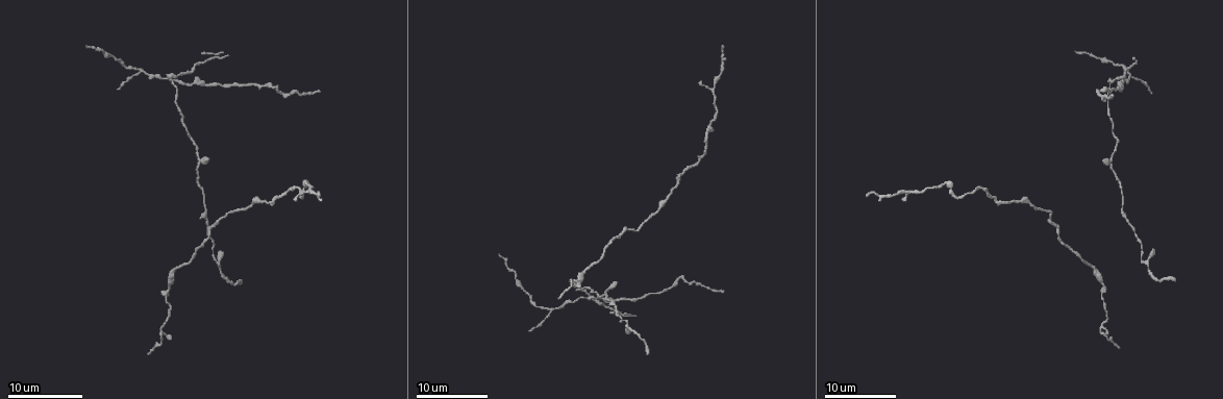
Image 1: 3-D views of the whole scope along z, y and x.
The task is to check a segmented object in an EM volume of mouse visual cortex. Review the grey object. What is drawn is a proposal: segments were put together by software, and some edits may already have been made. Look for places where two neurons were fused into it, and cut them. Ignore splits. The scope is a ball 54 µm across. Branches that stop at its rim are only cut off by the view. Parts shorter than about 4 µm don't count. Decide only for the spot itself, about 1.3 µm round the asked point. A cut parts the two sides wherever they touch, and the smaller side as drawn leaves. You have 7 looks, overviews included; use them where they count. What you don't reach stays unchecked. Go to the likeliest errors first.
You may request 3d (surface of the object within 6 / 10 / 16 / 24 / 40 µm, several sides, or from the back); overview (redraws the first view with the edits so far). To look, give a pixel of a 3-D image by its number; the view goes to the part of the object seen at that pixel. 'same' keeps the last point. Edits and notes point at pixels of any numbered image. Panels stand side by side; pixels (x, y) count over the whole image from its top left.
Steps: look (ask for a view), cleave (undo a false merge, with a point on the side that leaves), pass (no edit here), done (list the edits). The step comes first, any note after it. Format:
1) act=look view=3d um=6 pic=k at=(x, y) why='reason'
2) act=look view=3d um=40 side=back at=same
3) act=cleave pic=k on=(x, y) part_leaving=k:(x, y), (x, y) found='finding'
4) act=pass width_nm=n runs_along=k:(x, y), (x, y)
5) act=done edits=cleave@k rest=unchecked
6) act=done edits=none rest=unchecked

act=look view=3d um=6 pic=1 at=(713, 91) why='side arm on a straight run'

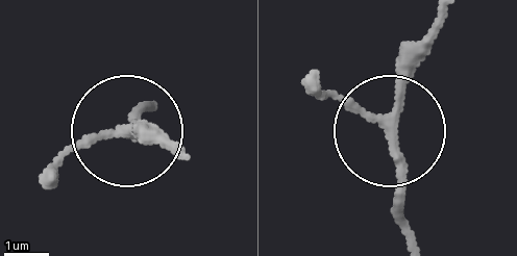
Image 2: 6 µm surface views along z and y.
act=look view=3d um=6 side=back pic=2 at=(390, 116) why='other side'

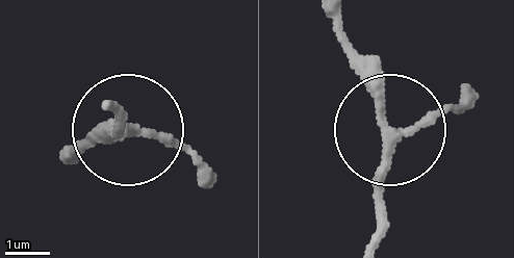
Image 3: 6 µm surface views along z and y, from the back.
act=pass width_nm=220 runs_along=3:(371, 238), (386, 194), (386, 93), (341, 25) found='one neuron here'

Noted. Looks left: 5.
act=look view=3d um=10 pic=1 at=(1097, 275)

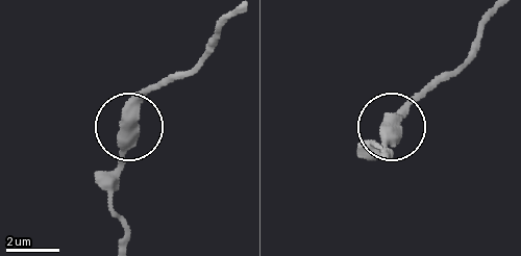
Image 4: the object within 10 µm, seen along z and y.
act=pass found='continuous, no second neuron'

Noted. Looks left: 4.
act=look view=3d um=10 pic=1 at=(215, 221) why='thick turns thin'

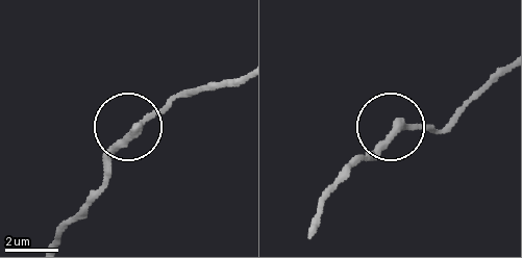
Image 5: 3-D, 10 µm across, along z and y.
act=pass width_nm=270 found='one neuron here'

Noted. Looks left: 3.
act=look view=3d um=10 pic=1 at=(959, 198) why='thick turns thin'

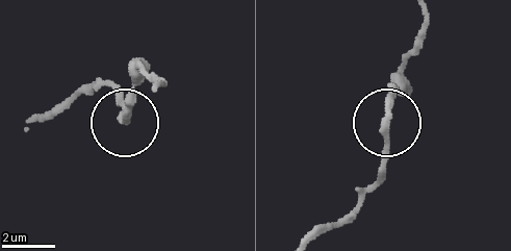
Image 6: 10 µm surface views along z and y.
act=look view=3d um=10 side=back pic=6 at=(123, 121) why='other side'

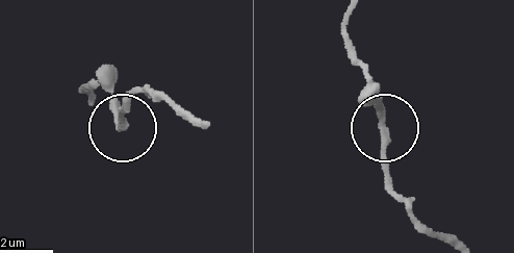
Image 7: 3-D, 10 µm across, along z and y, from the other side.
act=pass found='all the same neuron'

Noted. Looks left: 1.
act=done edits=none rest=unchecked

